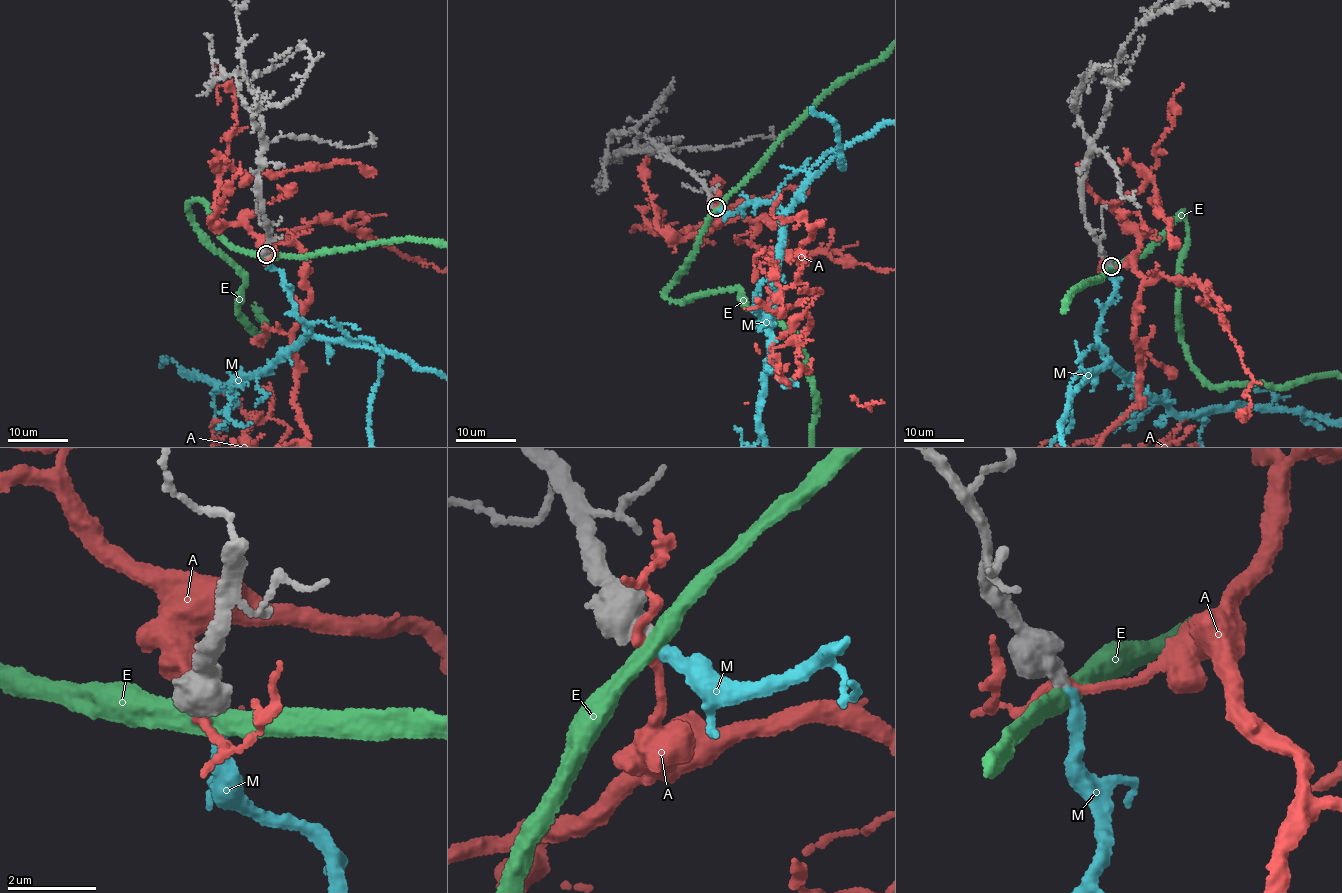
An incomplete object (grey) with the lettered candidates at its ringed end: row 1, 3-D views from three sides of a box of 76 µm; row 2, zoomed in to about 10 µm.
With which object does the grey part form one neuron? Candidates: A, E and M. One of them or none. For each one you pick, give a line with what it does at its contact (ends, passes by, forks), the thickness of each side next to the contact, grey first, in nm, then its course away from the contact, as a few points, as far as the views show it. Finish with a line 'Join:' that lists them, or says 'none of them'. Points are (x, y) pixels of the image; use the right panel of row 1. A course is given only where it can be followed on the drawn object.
M: it ends | 550/280 nm
Join: M

